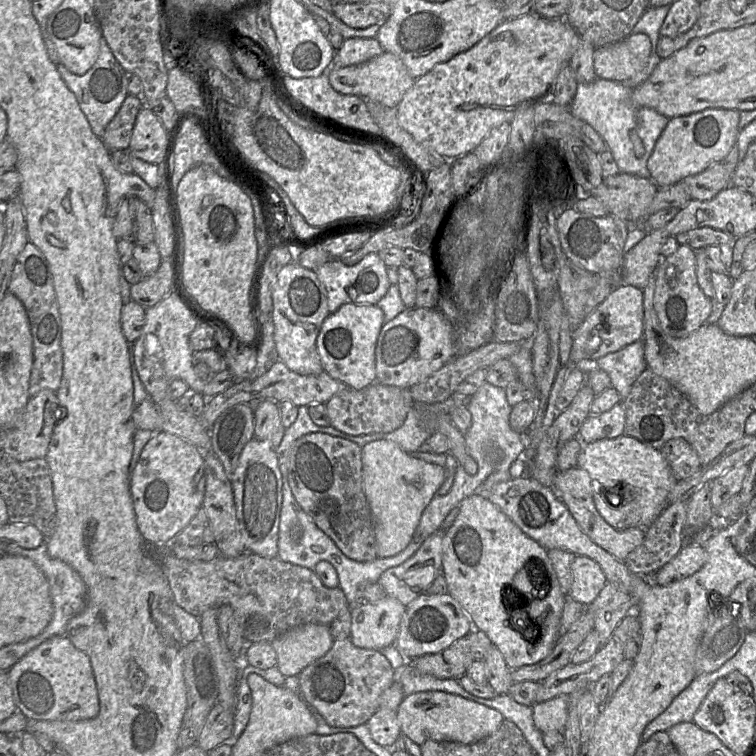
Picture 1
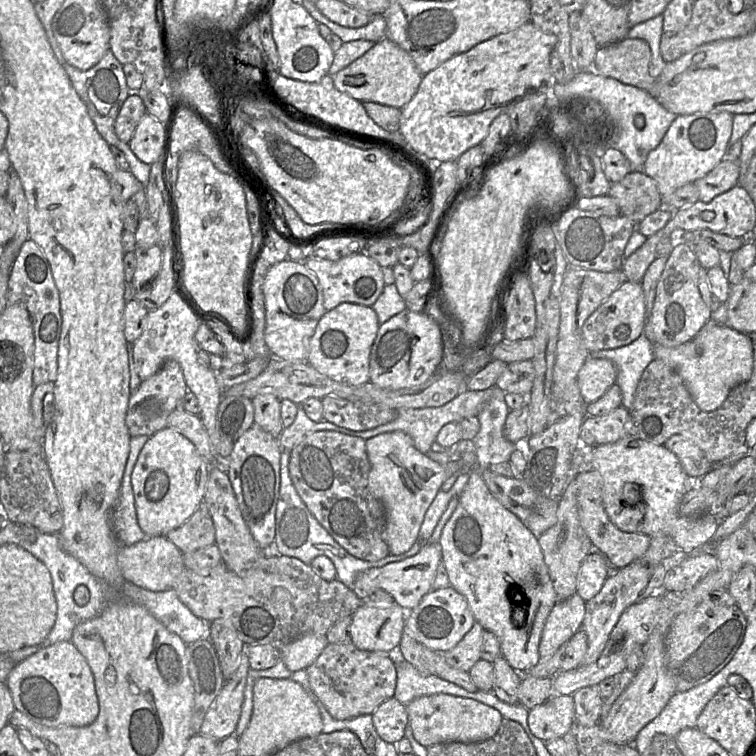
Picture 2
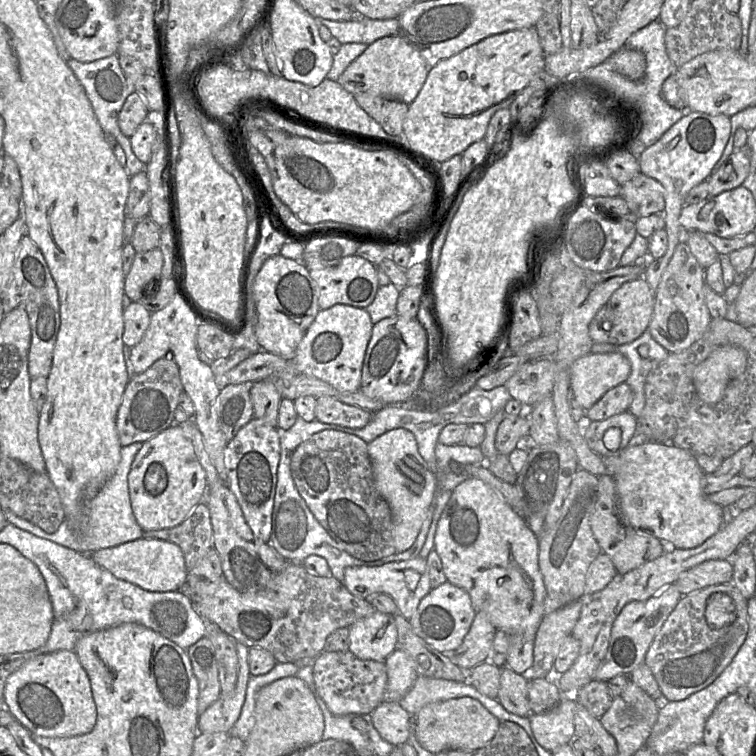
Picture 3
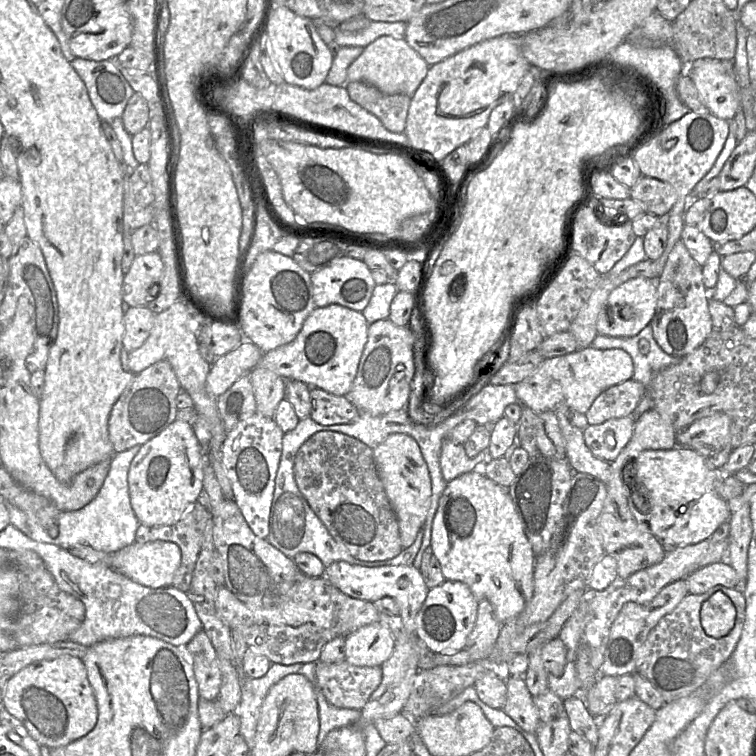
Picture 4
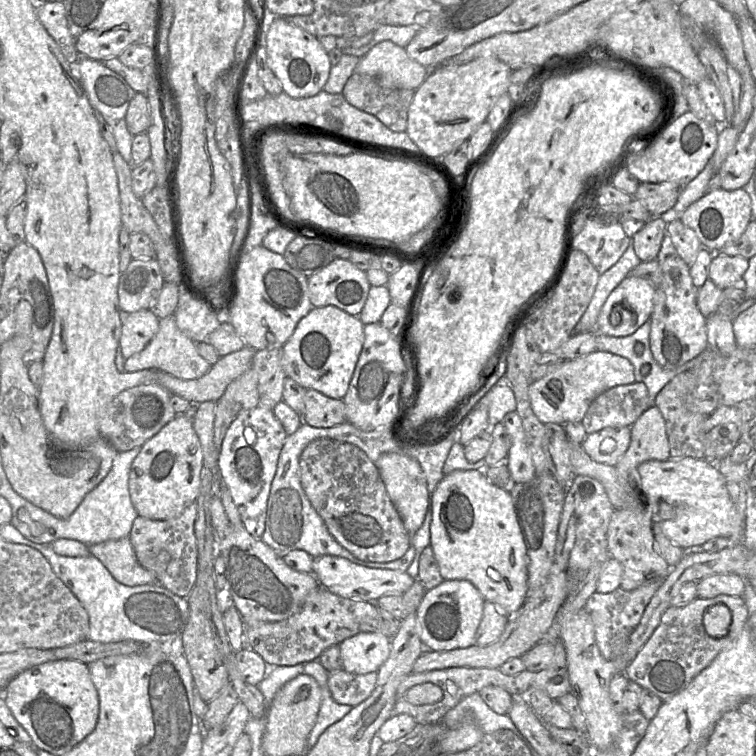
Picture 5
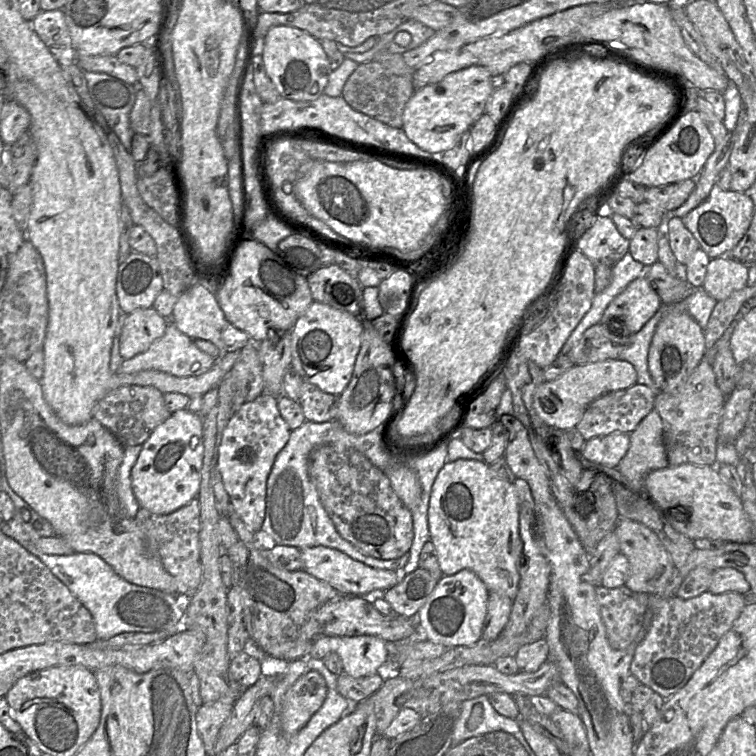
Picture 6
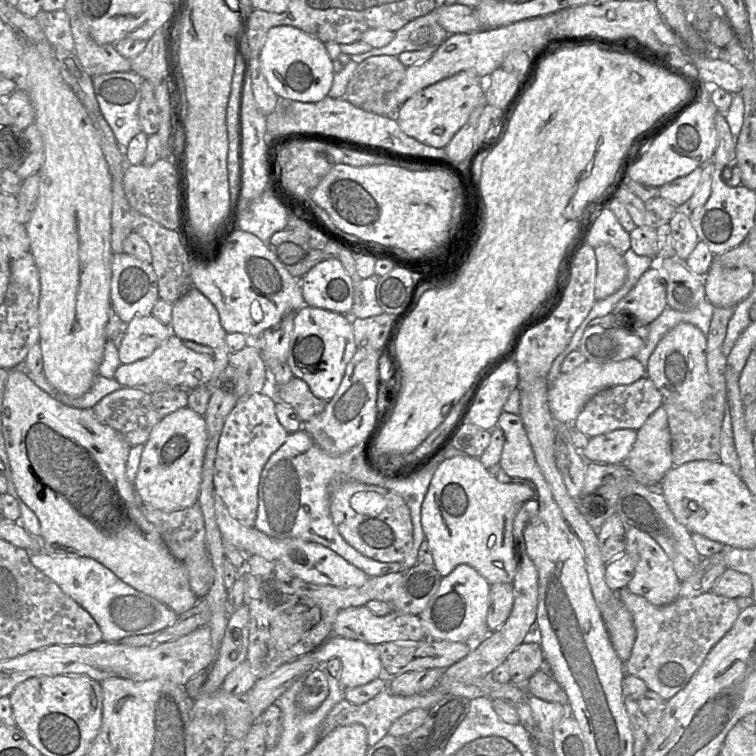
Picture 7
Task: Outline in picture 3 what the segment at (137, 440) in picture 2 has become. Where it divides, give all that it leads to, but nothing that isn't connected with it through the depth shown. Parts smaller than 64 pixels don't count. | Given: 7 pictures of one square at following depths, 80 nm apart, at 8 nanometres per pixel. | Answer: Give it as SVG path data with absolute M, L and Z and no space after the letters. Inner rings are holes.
M135 442L129 446L122 447L121 461L115 474L106 482L98 495L87 503L88 523L83 534L75 533L64 520L58 531L54 534L48 534L40 527L31 522L17 516L9 510L2 510L8 523L27 531L39 538L43 538L54 543L60 544L64 547L80 552L82 554L92 554L96 550L110 548L124 544L126 542L134 541L143 537L144 531L138 524L130 501L129 481L128 476L133 464L133 461L142 448L143 443Z

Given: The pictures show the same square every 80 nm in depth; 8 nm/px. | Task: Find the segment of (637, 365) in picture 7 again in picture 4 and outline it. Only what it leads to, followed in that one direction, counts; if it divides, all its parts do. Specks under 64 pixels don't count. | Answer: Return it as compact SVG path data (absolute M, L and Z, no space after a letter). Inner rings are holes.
M590 346L561 357L545 359L531 375L515 384L514 388L518 402L536 414L567 406L570 410L585 415L603 391L632 379L633 372L633 361L625 351L599 350Z

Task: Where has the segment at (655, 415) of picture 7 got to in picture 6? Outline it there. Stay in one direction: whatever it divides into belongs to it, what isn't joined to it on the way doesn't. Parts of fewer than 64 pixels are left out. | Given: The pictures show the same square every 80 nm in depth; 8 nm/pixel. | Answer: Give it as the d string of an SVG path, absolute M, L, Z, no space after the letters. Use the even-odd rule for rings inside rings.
M653 409L630 433L630 447L615 467L628 480L631 491L645 490L647 475L669 466L662 419Z

